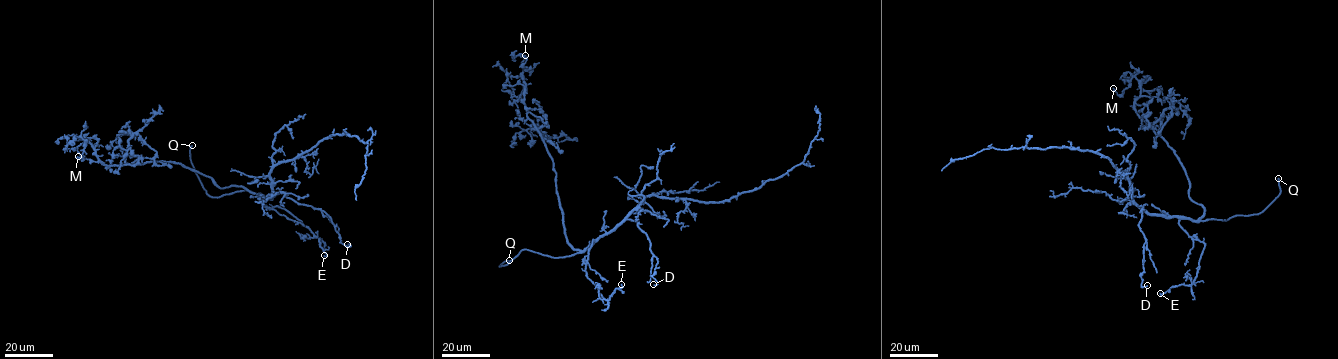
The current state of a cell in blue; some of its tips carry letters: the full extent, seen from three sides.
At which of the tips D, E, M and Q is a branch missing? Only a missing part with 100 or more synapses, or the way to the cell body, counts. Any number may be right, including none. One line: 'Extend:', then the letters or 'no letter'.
Extend: Q

